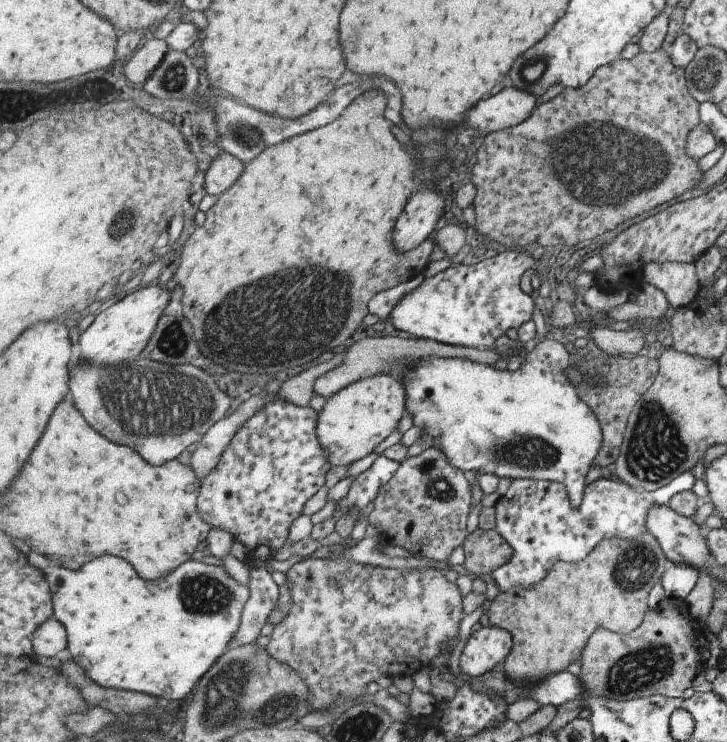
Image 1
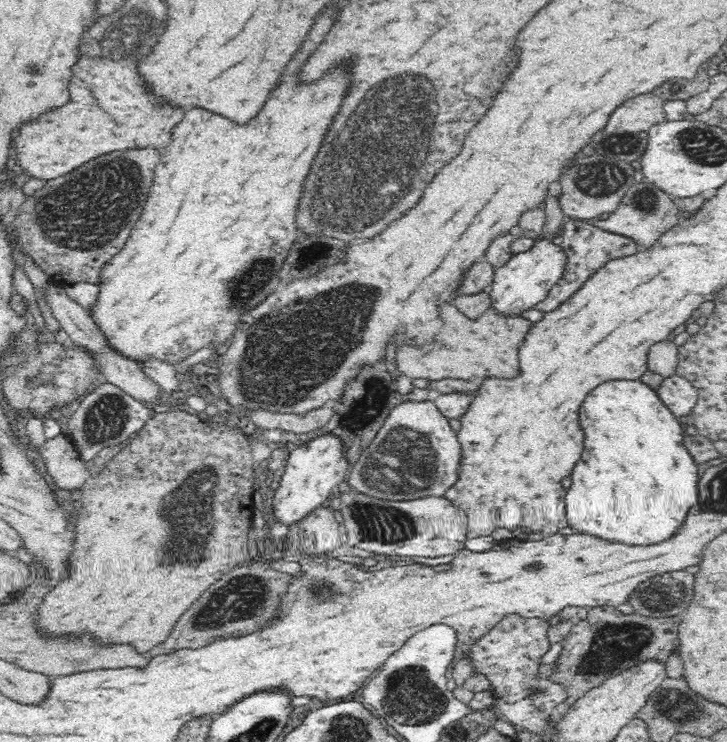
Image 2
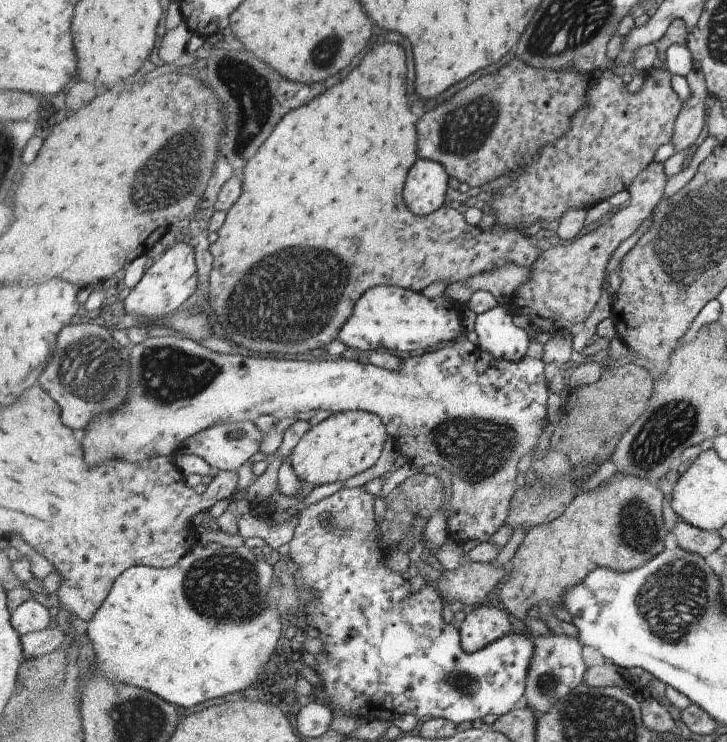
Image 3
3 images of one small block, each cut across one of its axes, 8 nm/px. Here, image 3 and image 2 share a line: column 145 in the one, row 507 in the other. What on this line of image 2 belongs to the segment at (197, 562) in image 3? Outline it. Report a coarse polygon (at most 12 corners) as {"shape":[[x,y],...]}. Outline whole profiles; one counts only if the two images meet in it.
{"shape":[[612,380],[580,406],[574,530],[672,536],[696,461],[658,393]]}

